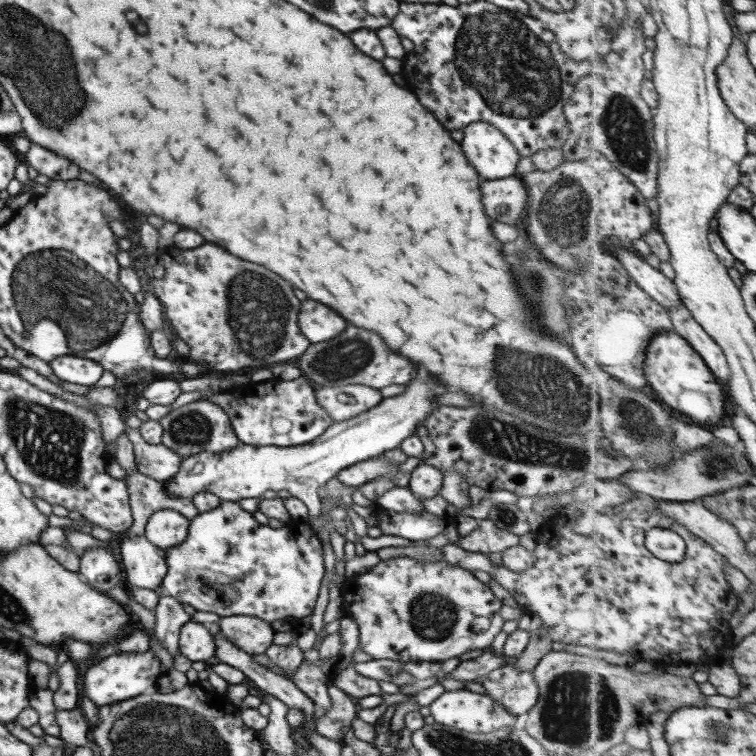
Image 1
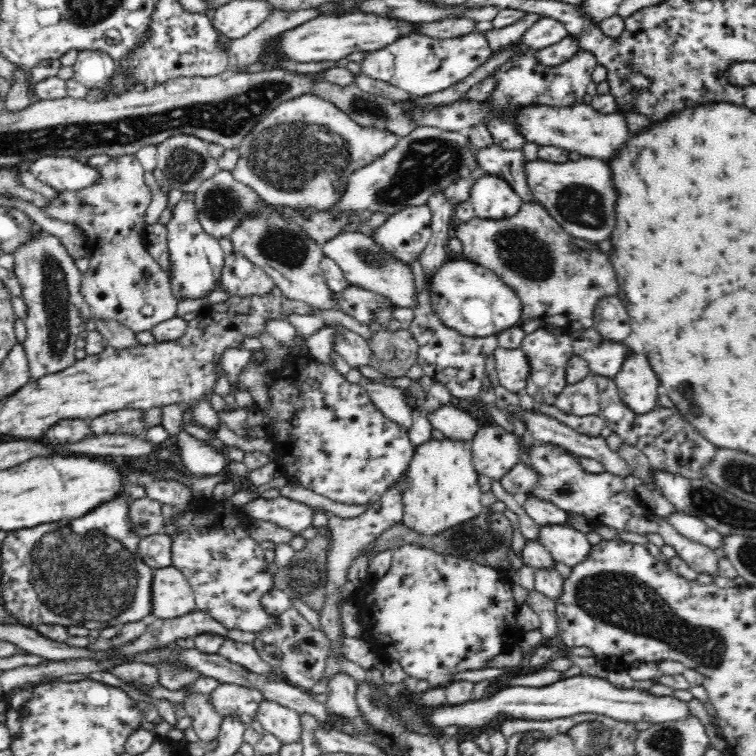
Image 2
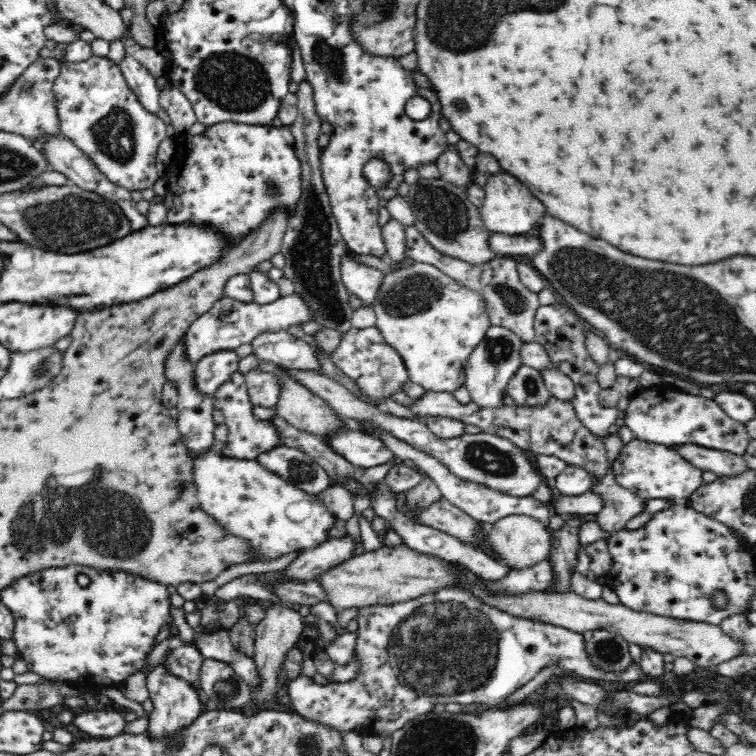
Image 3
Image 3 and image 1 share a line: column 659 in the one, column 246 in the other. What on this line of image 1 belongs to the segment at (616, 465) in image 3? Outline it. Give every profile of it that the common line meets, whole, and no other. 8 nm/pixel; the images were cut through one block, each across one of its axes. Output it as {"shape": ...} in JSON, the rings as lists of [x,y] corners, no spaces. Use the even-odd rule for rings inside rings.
{"shape":[[[428,376],[423,382],[414,382],[406,384],[404,392],[394,397],[383,398],[378,405],[340,422],[332,423],[318,438],[312,442],[307,442],[298,446],[254,446],[244,444],[239,441],[238,445],[230,451],[214,453],[204,451],[189,457],[183,458],[180,464],[180,470],[176,472],[164,486],[171,496],[177,498],[190,498],[198,495],[202,491],[210,491],[221,501],[234,502],[242,498],[262,498],[267,490],[280,491],[288,490],[291,497],[298,498],[306,504],[309,509],[308,519],[314,519],[321,515],[323,504],[317,496],[320,487],[326,486],[326,482],[334,478],[342,469],[352,466],[357,462],[362,462],[374,457],[378,457],[387,450],[399,447],[402,441],[412,435],[416,435],[416,429],[424,422],[425,418],[430,416],[431,410],[436,408],[436,395],[446,391],[440,386],[440,381]]]}

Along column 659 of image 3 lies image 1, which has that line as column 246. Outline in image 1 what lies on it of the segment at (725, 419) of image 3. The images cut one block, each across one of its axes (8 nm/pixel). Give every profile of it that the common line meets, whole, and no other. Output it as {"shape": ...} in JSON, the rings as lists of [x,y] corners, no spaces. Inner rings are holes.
{"shape":[[[300,376],[295,379],[290,379],[286,381],[286,386],[278,386],[282,382],[278,382],[274,378],[268,381],[262,382],[262,394],[256,392],[250,392],[245,388],[236,388],[232,392],[222,391],[220,393],[208,393],[204,396],[204,399],[216,403],[216,405],[222,407],[228,418],[230,419],[232,428],[244,444],[254,445],[254,446],[298,446],[306,444],[307,442],[312,442],[314,439],[318,438],[332,423],[334,419],[326,413],[326,410],[317,403],[316,400],[316,387],[313,386],[312,381],[309,381],[304,376]]]}

